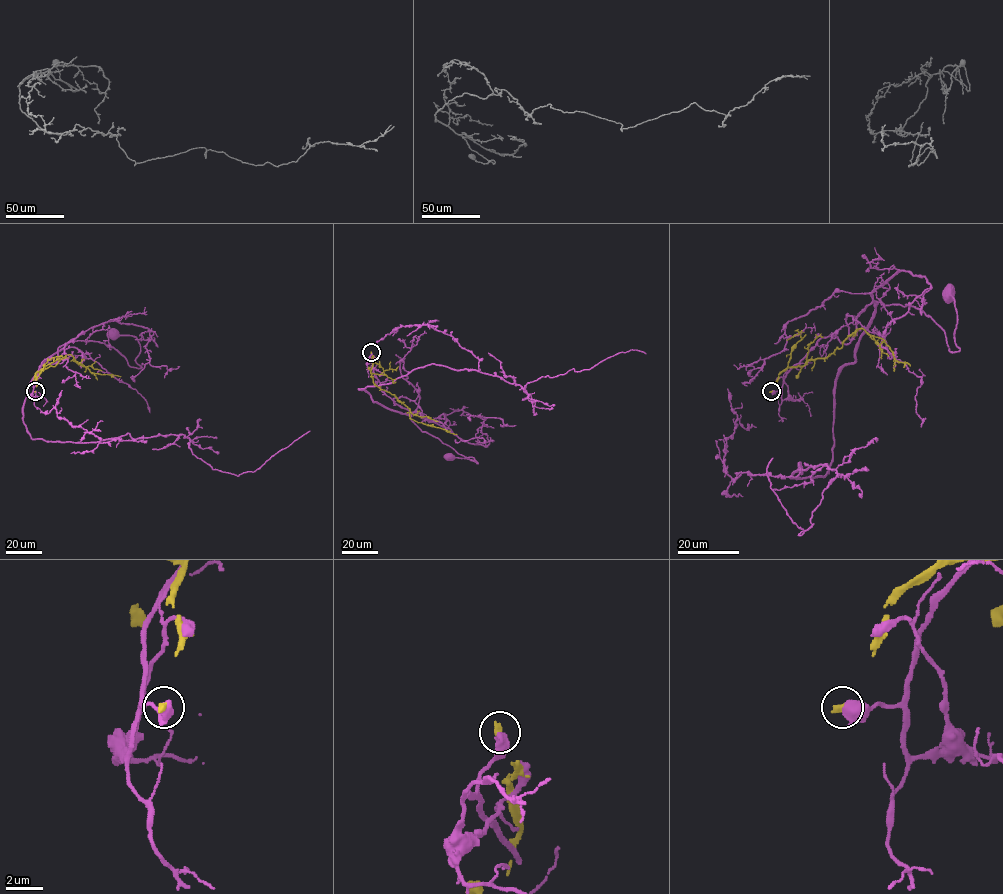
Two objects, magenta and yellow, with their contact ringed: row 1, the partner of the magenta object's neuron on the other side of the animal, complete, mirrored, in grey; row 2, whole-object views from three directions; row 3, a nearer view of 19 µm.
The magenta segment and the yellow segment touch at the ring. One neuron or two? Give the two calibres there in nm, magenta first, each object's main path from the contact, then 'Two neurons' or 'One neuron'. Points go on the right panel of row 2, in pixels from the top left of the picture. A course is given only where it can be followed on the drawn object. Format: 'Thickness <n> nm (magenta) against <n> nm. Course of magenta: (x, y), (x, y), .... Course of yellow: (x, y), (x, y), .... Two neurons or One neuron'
Thickness 550 nm (magenta) against 280 nm. Course of magenta: (771, 392), (822, 337), (848, 343), (872, 302), (920, 308), (949, 350), (959, 350), (947, 295). Course of yellow: (771, 392), (782, 372), (833, 353), (857, 329), (883, 338), (895, 359), (910, 366). Two neurons

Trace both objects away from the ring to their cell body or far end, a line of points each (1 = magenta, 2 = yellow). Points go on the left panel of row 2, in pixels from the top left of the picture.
1: (35, 392), (44, 359), (54, 363), (58, 348), (74, 339), (104, 343), (142, 367), (138, 340), (114, 335)
2: (35, 392), (35, 373), (54, 366), (66, 355), (70, 354), (91, 372), (120, 376)

